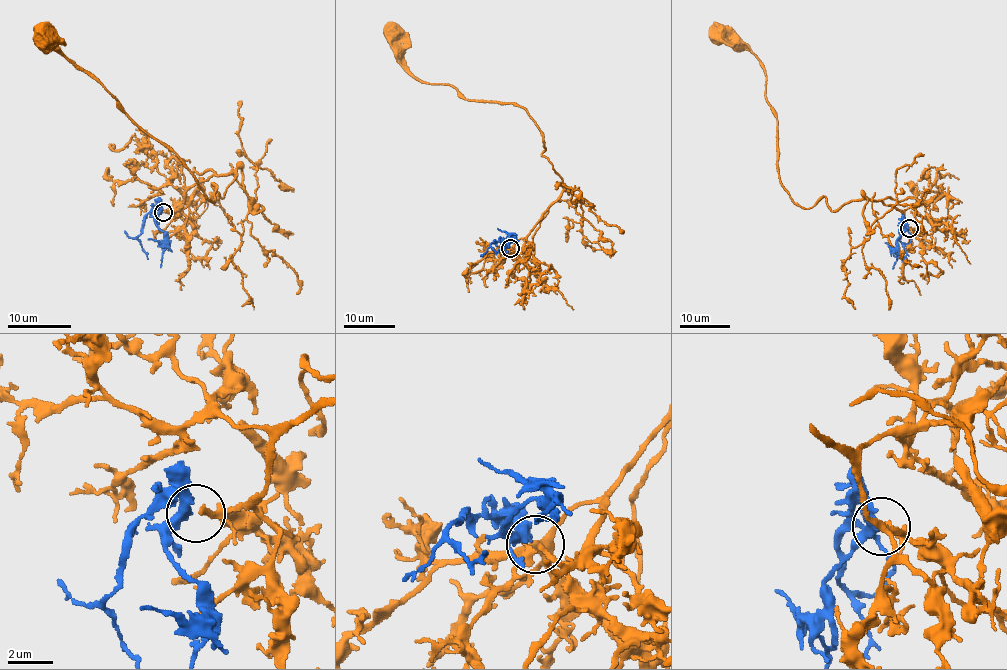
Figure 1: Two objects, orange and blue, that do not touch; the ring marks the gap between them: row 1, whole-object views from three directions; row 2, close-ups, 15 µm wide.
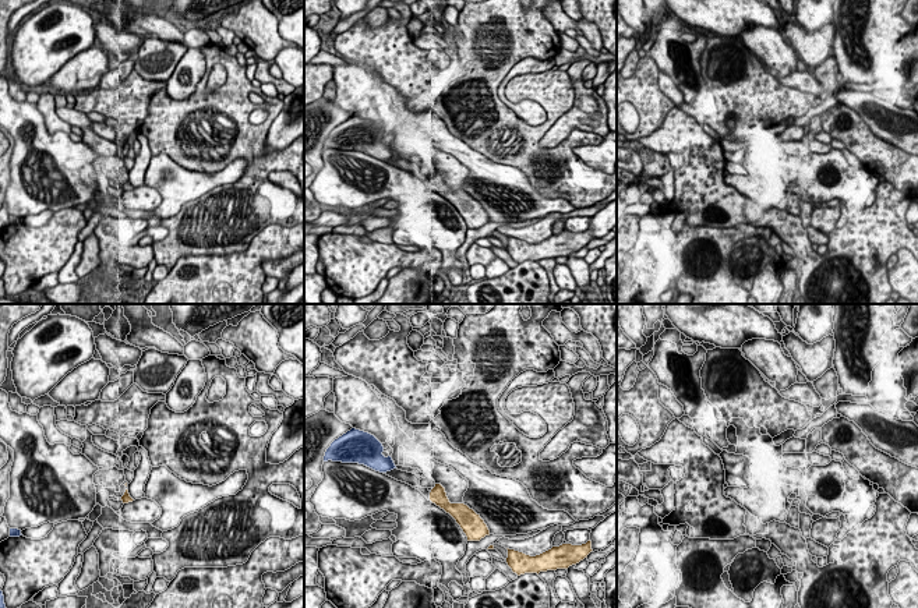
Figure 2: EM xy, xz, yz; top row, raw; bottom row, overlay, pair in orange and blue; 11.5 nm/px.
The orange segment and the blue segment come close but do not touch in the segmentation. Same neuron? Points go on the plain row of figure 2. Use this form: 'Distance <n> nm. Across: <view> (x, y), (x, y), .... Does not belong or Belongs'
Distance 480 nm. Across: xz (431, 177), (395, 155). Belongs

